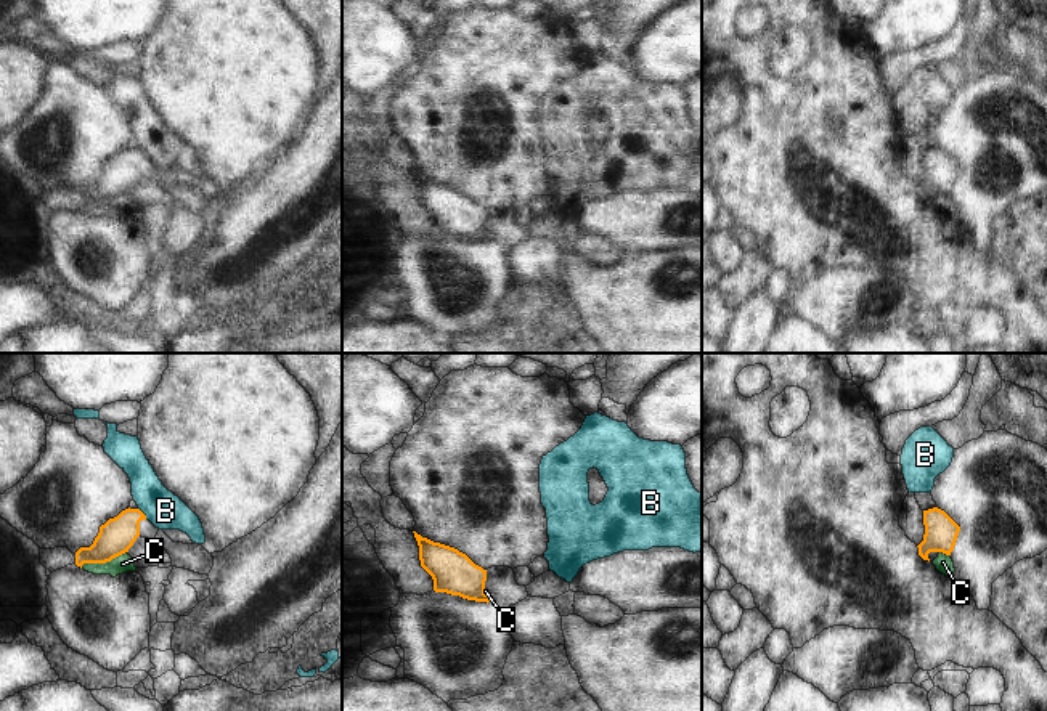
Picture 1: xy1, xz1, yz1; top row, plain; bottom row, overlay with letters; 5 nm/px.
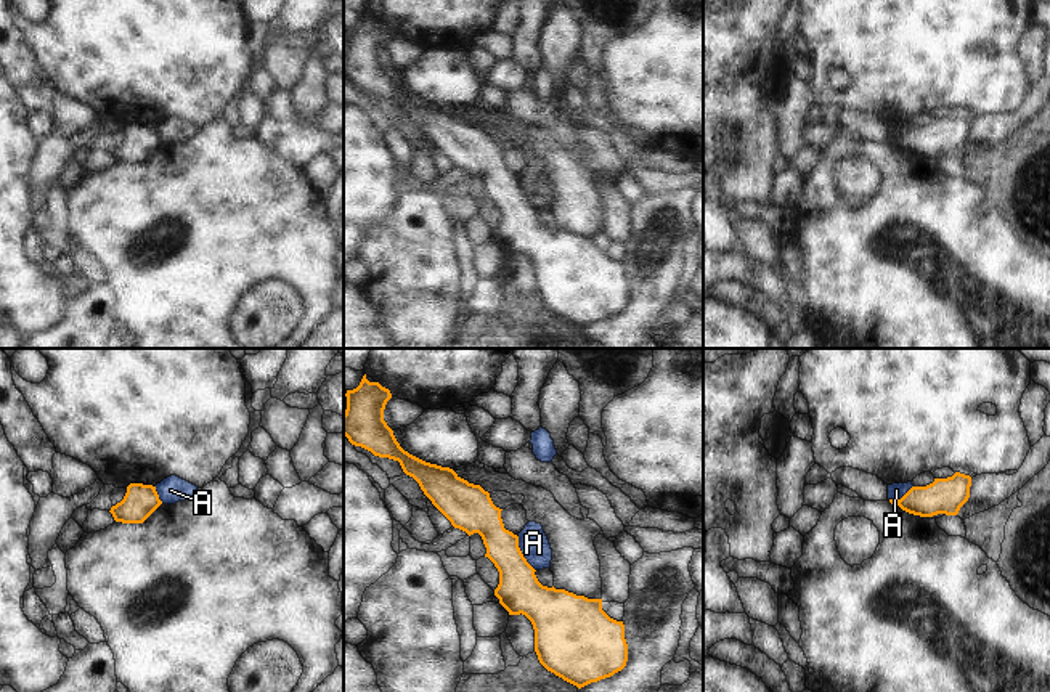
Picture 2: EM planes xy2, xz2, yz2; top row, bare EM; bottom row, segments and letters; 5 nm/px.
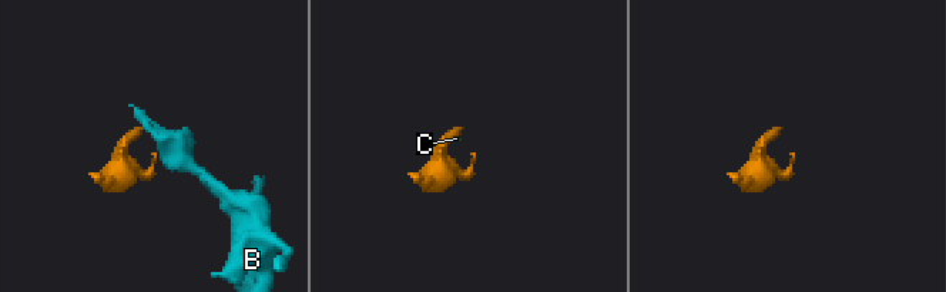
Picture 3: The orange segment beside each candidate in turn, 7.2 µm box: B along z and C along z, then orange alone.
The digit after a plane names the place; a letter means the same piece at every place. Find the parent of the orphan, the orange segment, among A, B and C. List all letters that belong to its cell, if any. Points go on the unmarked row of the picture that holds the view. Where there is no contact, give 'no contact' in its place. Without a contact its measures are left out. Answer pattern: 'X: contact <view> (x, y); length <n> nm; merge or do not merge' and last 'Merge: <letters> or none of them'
A: contact xz2 (522, 195); length 200 nm; do not merge
B: contact xy1 (143, 154); length 80 nm; do not merge
C: contact xy1 (103, 203); length 240 nm; do not merge
Merge: none of them

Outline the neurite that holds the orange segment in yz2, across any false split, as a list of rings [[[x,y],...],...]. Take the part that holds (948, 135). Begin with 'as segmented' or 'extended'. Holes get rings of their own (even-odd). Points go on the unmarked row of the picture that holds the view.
as segmented; [[[955,112],[947,119],[934,119],[926,127],[912,127],[901,140],[889,140],[889,143],[920,157],[957,156],[970,138],[970,127],[971,117]]]

